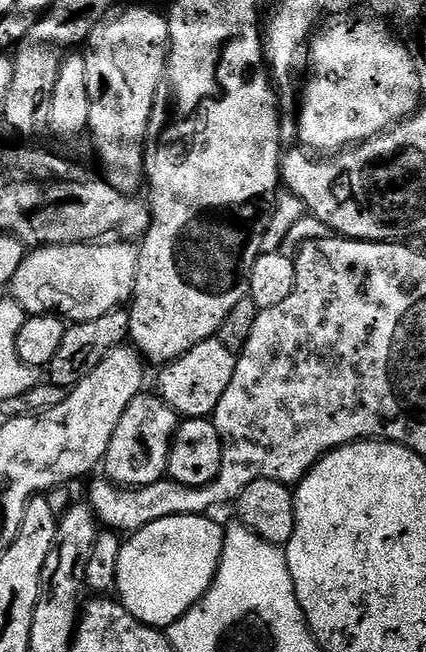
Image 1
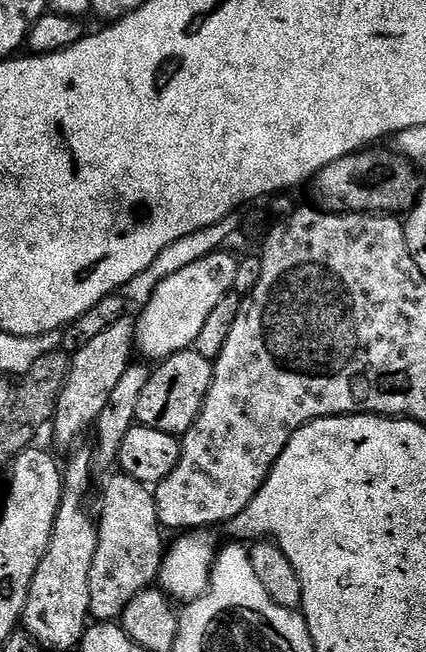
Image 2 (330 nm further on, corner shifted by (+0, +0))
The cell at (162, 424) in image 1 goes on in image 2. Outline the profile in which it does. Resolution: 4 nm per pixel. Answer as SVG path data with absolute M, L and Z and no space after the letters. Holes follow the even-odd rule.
M115 474L104 484L104 497L100 500L100 516L98 512L98 523L96 526L96 533L98 534L98 546L94 550L94 562L90 566L90 606L88 611L91 619L96 622L116 622L119 621L121 614L124 612L124 608L130 604L130 598L134 598L144 588L151 588L157 583L158 575L161 568L162 557L166 552L166 542L160 535L162 535L162 529L160 527L160 519L156 513L156 497L153 489L147 484L138 482L134 478L123 474Z

